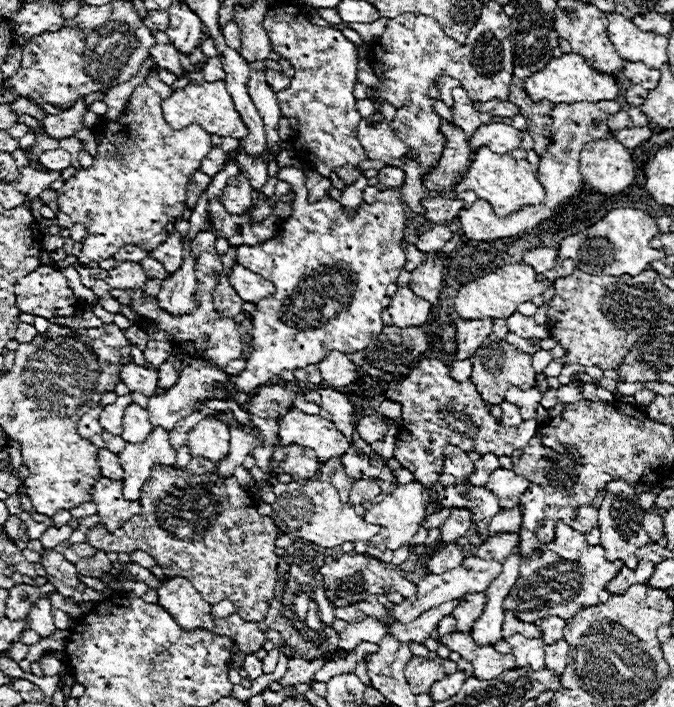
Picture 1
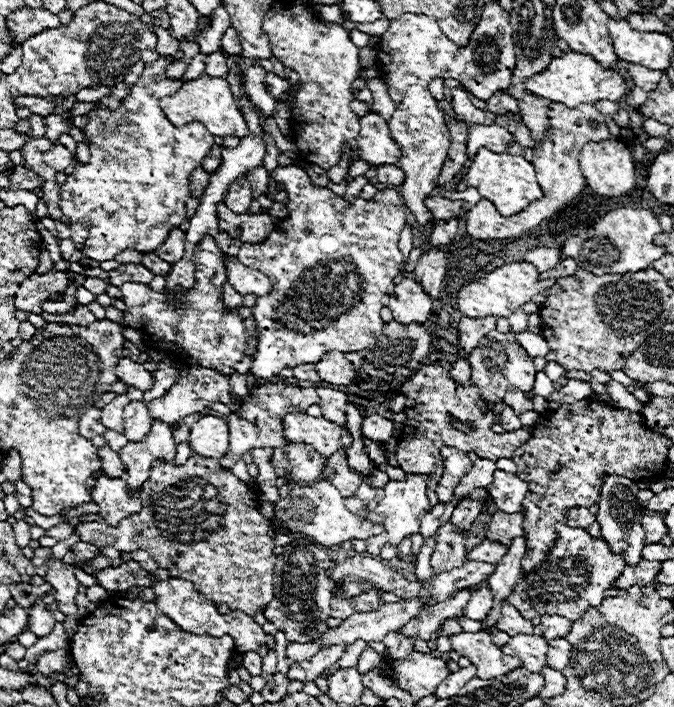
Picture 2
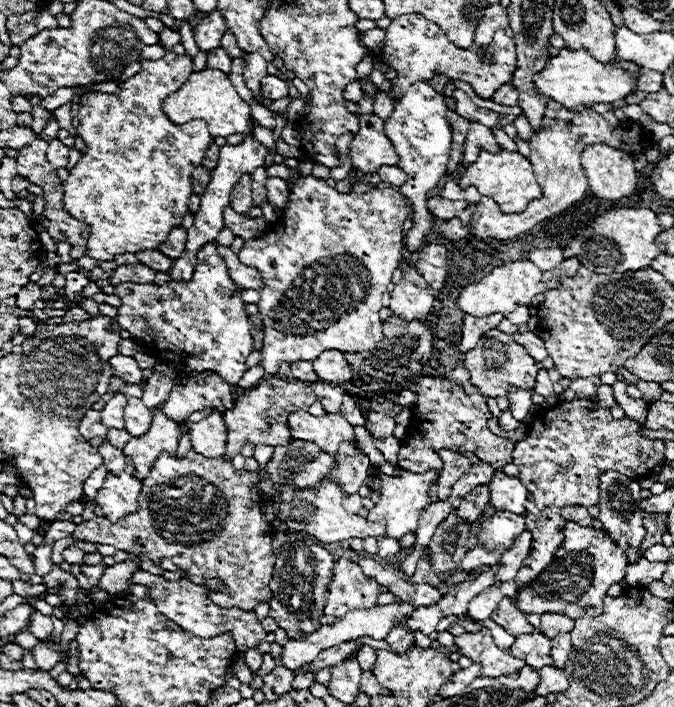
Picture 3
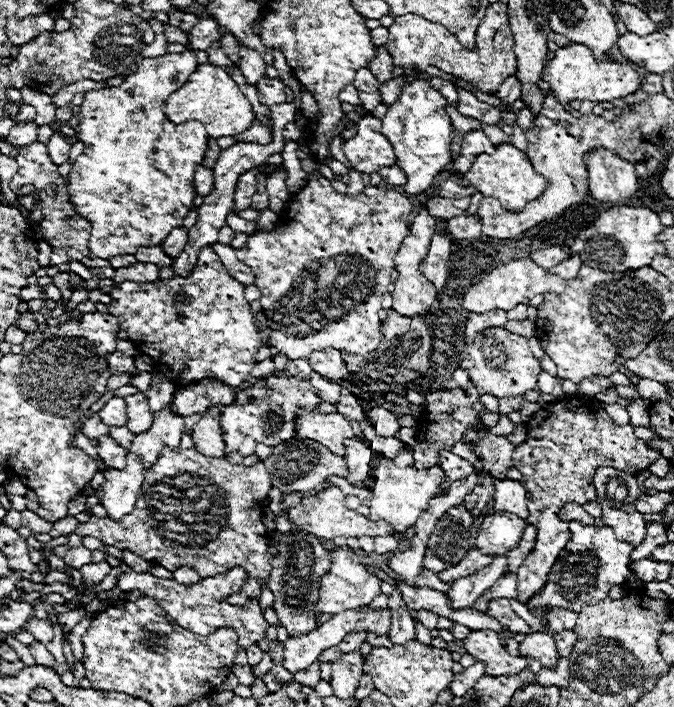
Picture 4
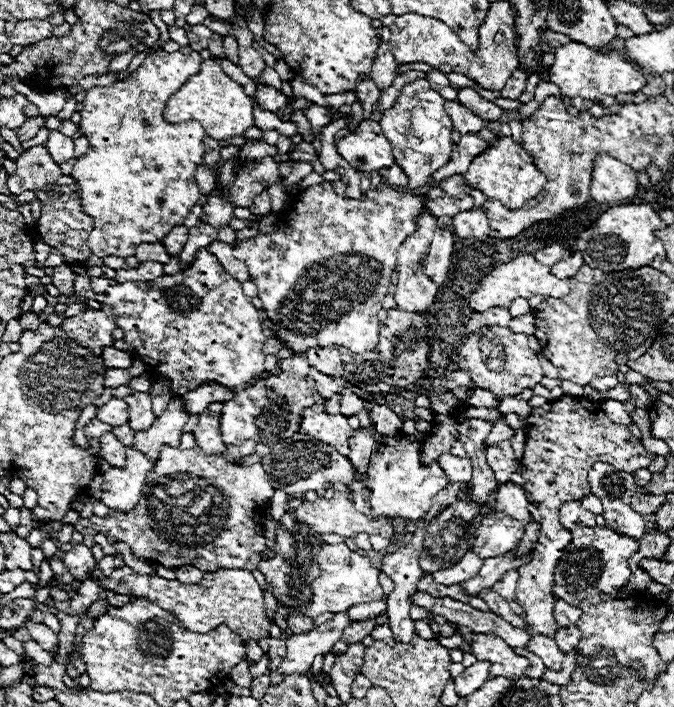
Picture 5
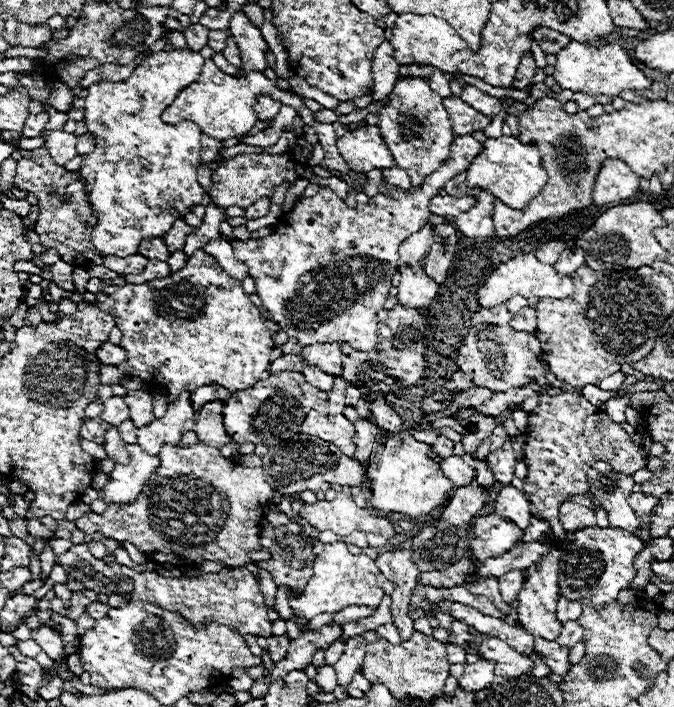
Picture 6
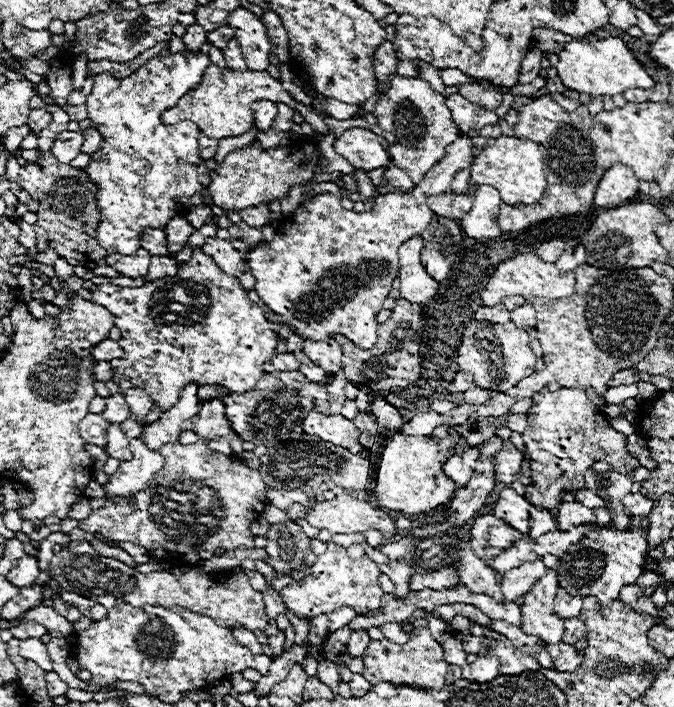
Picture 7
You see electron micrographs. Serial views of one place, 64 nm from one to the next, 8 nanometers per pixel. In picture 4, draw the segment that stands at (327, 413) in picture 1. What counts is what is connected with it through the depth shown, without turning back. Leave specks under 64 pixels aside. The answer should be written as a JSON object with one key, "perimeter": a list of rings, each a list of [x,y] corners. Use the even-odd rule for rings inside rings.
{"perimeter":[[[312,372],[312,378],[310,378],[310,384],[312,388],[316,390],[316,394],[322,398],[322,402],[330,402],[330,404],[338,404],[340,400],[340,384],[336,382],[330,382],[326,378],[322,378],[320,374]]]}

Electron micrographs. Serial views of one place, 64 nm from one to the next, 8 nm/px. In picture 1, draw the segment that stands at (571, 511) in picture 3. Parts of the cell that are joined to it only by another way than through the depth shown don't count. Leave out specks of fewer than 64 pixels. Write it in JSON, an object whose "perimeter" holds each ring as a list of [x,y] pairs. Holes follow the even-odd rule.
{"perimeter":[[[592,504],[578,508],[578,514],[570,522],[570,526],[574,526],[574,530],[578,530],[582,534],[590,534],[590,530],[598,526],[598,508]]]}

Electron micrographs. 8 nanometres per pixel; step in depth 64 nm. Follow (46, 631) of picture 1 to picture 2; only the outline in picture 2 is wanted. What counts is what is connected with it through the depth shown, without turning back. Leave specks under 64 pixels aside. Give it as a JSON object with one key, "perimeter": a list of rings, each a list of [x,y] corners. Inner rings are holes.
{"perimeter":[[[48,595],[40,598],[30,610],[28,610],[28,630],[34,632],[36,636],[48,636],[54,628],[54,618],[52,612],[46,606],[55,601],[54,595]]]}

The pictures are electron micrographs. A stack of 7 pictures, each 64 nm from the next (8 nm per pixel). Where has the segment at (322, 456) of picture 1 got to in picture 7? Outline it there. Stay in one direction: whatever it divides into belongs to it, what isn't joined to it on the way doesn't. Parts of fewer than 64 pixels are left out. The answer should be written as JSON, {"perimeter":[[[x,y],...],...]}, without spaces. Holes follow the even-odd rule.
{"perimeter":[[[312,410],[304,420],[304,434],[318,436],[324,442],[334,442],[336,446],[342,446],[352,454],[364,452],[362,446],[358,444],[358,428],[350,420],[346,420],[342,414],[324,416]]]}

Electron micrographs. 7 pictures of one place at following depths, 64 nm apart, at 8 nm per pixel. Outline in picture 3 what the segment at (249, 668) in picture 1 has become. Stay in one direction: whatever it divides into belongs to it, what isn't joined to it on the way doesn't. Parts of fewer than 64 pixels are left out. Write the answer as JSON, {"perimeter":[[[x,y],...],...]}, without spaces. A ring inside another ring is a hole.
{"perimeter":[[[248,650],[248,652],[244,654],[244,660],[246,660],[248,668],[256,674],[258,668],[260,668],[260,664],[262,664],[262,654],[260,654],[258,650]]]}

